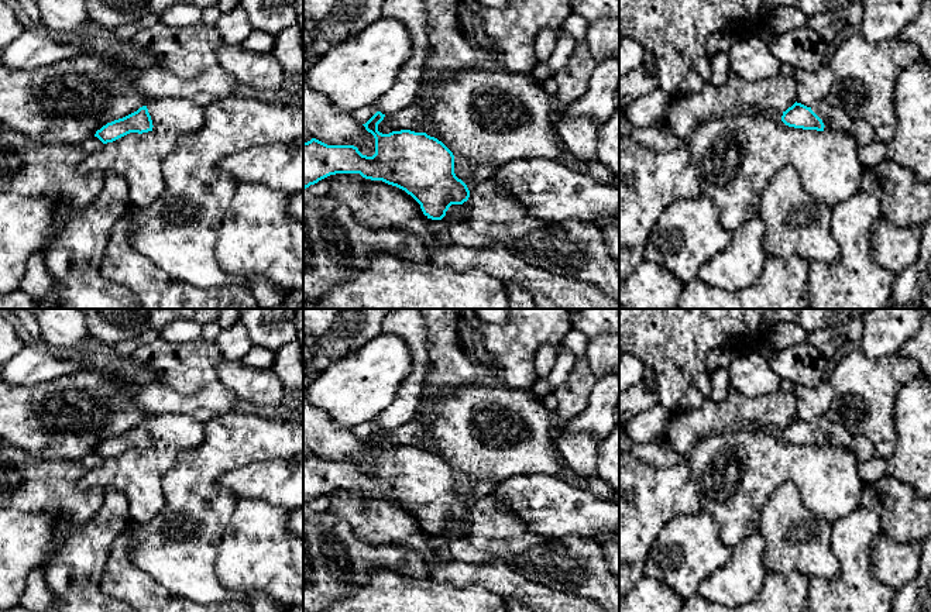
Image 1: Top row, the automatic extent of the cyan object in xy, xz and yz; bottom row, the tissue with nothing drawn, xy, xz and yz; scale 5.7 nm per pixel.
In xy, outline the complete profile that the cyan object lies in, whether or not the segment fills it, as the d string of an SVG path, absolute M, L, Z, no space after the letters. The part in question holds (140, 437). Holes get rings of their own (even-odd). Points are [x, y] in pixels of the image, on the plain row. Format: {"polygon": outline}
{"polygon": "M155 415L137 427L107 439L96 447L95 453L107 460L130 448L152 447L162 475L176 465L183 451L196 448L205 437L205 423L189 415Z"}

